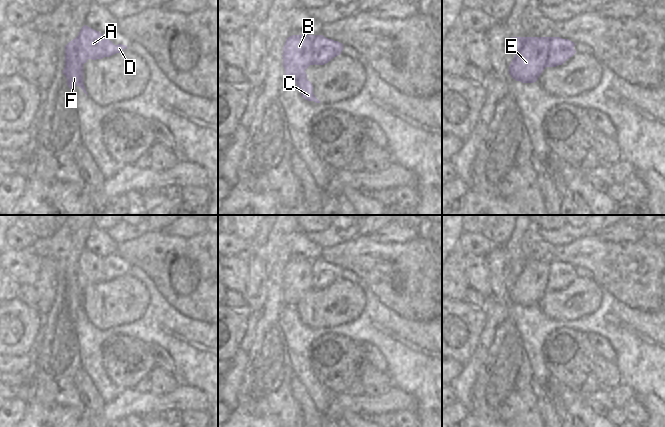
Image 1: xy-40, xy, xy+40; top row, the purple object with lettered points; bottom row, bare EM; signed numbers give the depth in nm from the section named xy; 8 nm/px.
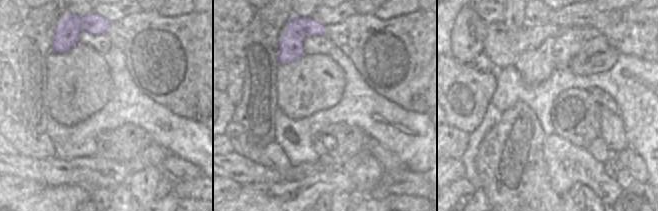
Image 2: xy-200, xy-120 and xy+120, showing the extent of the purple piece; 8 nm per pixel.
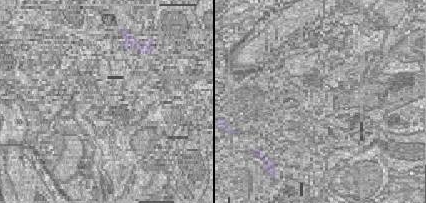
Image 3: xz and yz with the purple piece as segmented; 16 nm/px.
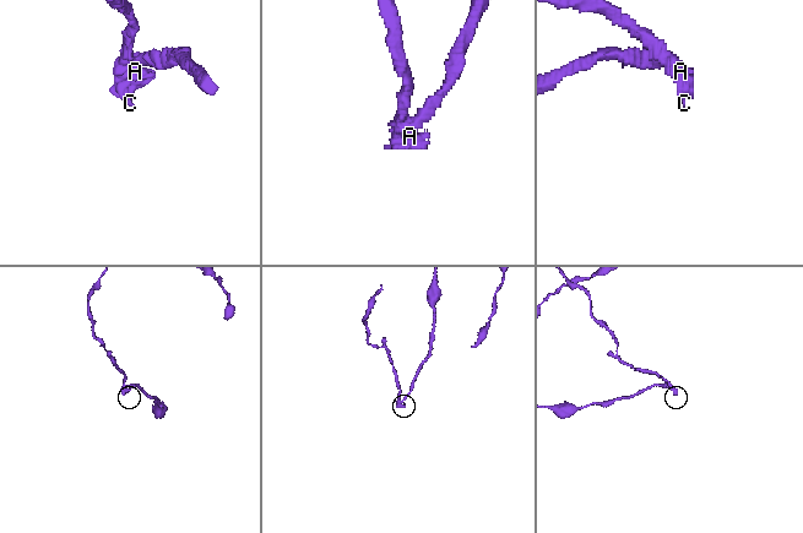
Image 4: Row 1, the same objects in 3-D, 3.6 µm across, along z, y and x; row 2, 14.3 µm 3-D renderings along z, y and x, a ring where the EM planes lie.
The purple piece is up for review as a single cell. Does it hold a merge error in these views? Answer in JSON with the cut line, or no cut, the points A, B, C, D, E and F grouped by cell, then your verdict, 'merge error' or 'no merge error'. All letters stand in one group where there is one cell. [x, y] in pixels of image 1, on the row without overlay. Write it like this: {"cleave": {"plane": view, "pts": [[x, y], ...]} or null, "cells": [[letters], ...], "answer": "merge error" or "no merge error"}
{"cleave": {"plane": "xy+40", "pts": [[539, 262], [548, 268], [547, 290]]}, "cells": [["A", "D"], ["B", "C", "E", "F"]], "answer": "merge error"}

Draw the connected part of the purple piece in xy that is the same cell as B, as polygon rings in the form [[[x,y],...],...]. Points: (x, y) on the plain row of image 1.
[[[292,259],[288,261],[283,271],[282,283],[285,301],[297,308],[301,320],[308,325],[320,327],[313,318],[313,310],[307,304],[305,296],[310,289],[314,289],[314,278],[309,266],[309,262],[313,260]]]

